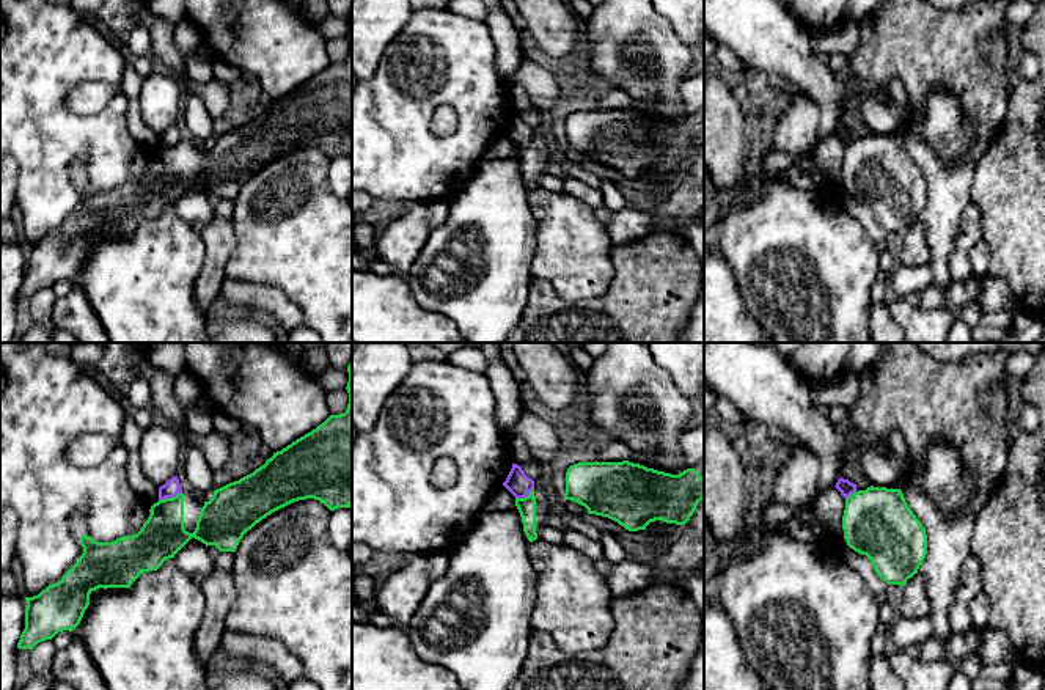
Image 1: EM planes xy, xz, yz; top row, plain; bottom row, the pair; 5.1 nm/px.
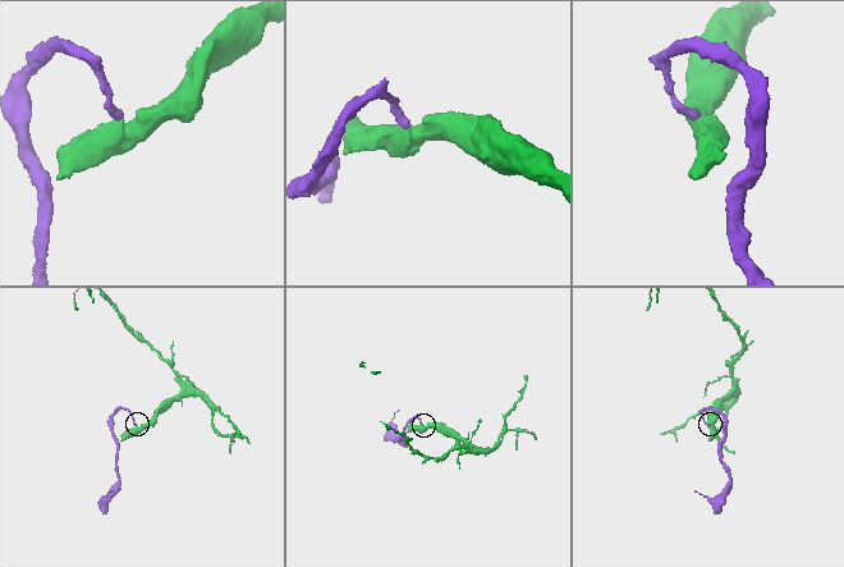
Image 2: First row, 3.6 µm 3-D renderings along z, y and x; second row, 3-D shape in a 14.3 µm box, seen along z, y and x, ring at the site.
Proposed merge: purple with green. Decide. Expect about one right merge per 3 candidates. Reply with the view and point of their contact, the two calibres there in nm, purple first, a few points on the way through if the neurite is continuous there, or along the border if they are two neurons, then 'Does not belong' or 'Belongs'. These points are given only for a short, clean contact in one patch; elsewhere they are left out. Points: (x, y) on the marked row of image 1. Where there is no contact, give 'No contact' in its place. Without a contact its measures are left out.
Touches purple at xy (170, 497). Thickness 90 nm (purple) against 220 nm. Boundary: xy (181, 491), (159, 500). Does not belong

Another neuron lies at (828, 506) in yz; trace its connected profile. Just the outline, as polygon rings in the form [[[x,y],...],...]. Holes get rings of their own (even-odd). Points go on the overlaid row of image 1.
[[[833,486],[819,492],[812,503],[811,512],[819,519],[823,528],[822,539],[831,541],[839,549],[844,563],[863,577],[874,596],[883,594],[888,583],[877,575],[871,560],[866,555],[850,549],[844,539],[844,509],[845,498]]]

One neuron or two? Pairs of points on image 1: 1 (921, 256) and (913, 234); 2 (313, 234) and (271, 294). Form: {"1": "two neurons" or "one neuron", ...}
{"1": "one neuron", "2": "two neurons"}

